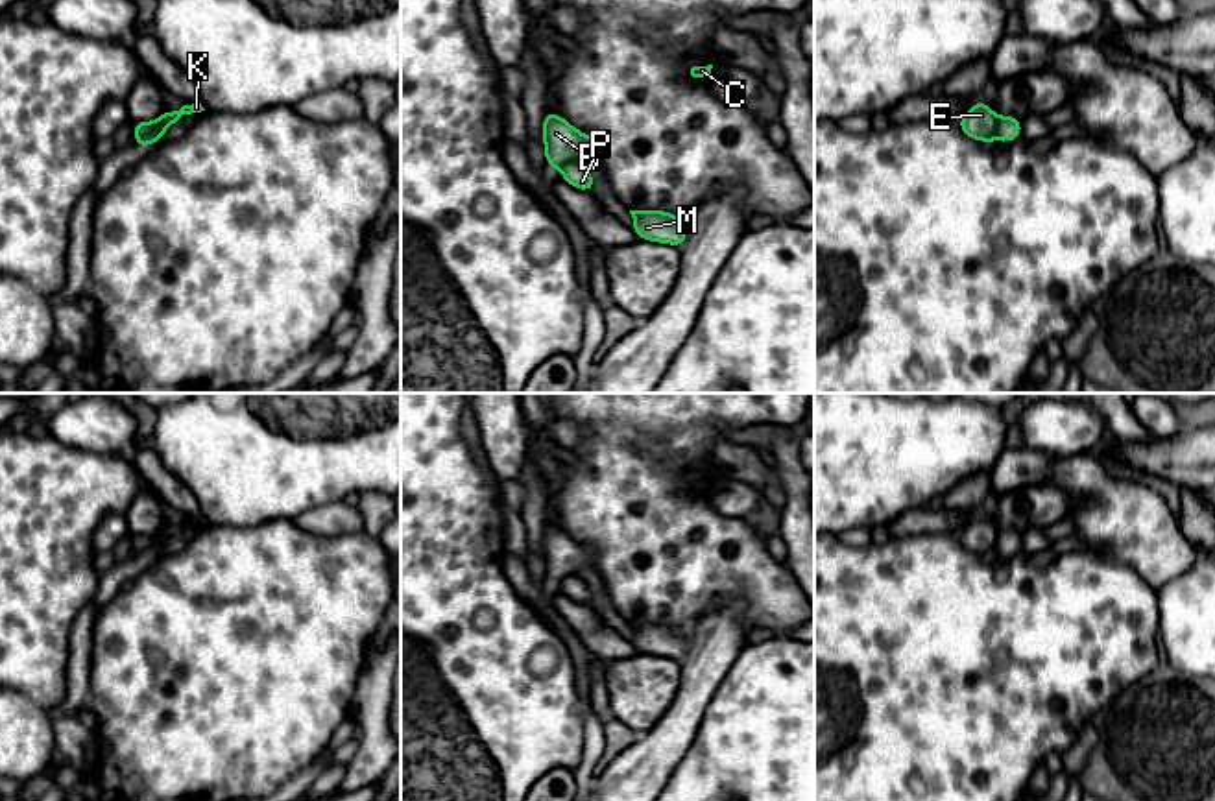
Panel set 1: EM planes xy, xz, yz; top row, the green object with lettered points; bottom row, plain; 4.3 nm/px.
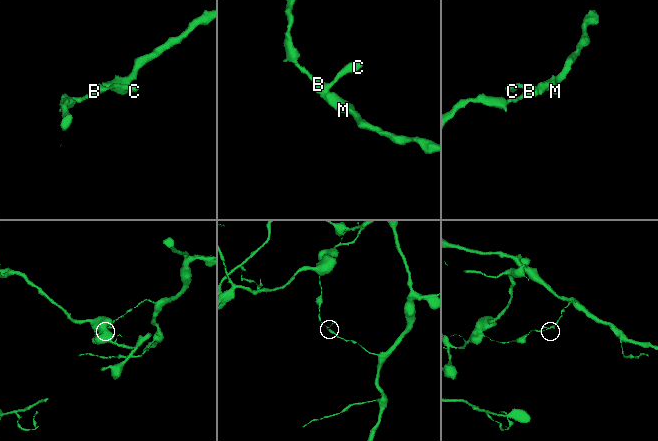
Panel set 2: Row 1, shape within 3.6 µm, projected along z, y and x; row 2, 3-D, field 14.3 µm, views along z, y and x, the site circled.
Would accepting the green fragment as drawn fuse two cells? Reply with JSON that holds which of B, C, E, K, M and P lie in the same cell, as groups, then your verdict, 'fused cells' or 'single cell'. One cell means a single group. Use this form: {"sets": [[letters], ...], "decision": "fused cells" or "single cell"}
{"sets": [["B", "C", "E"], ["K", "M", "P"]], "decision": "fused cells"}

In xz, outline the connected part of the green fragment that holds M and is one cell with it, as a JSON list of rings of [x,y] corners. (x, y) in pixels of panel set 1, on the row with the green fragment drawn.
[[[630,210],[633,233],[639,240],[670,244],[681,247],[687,238],[687,225],[681,218],[667,210]]]

